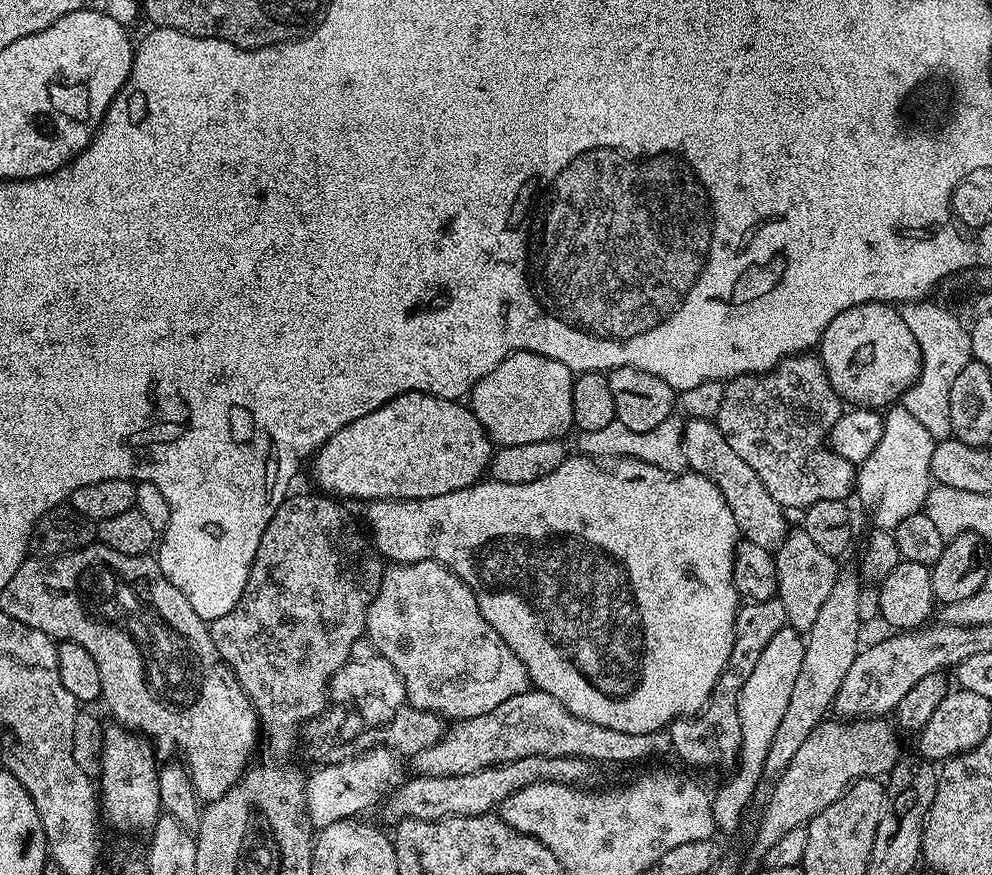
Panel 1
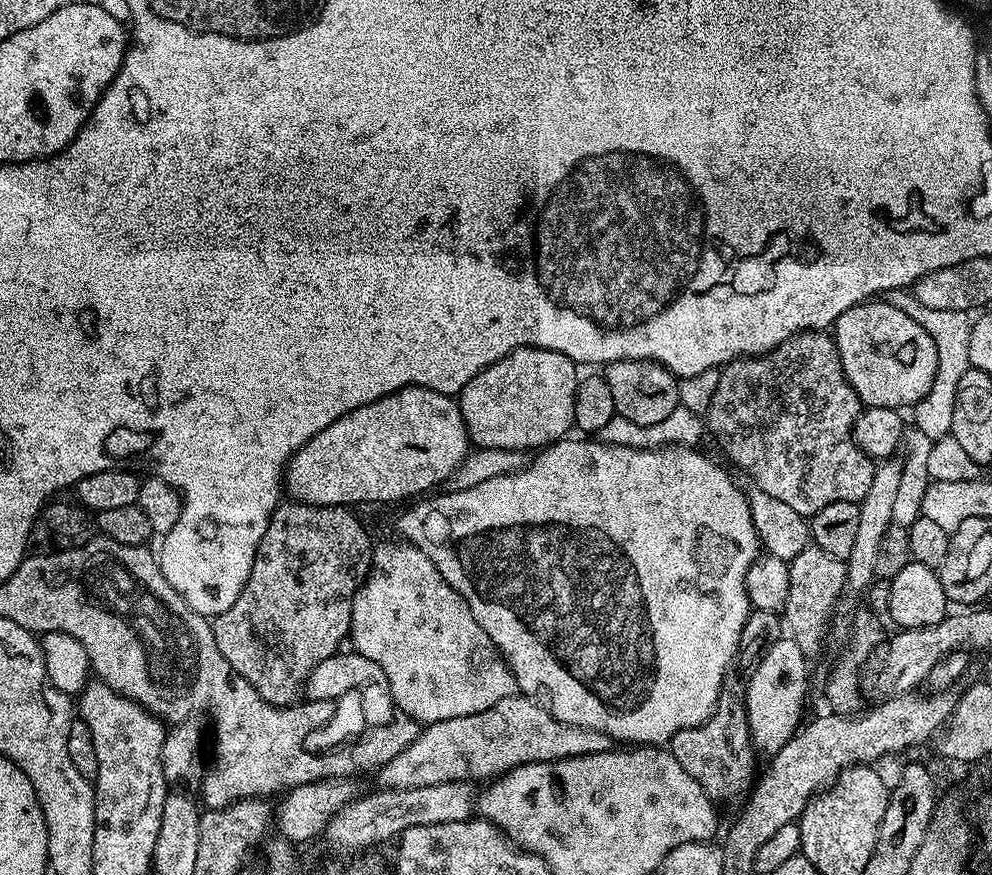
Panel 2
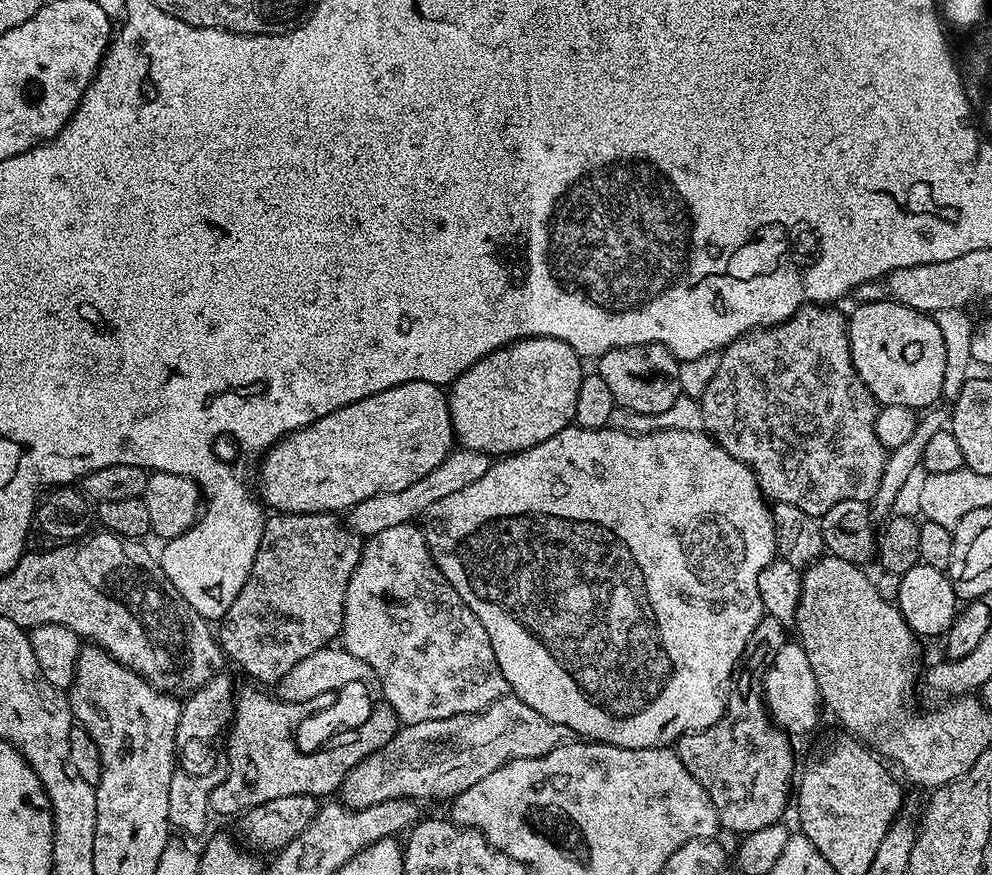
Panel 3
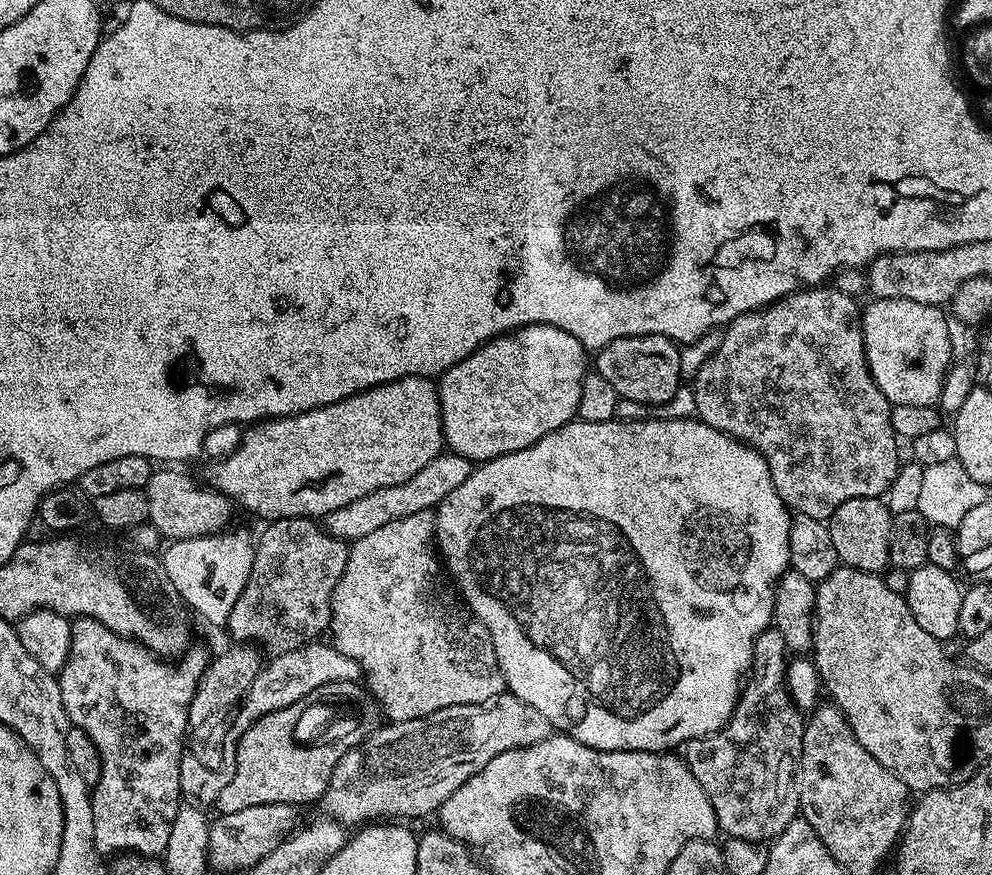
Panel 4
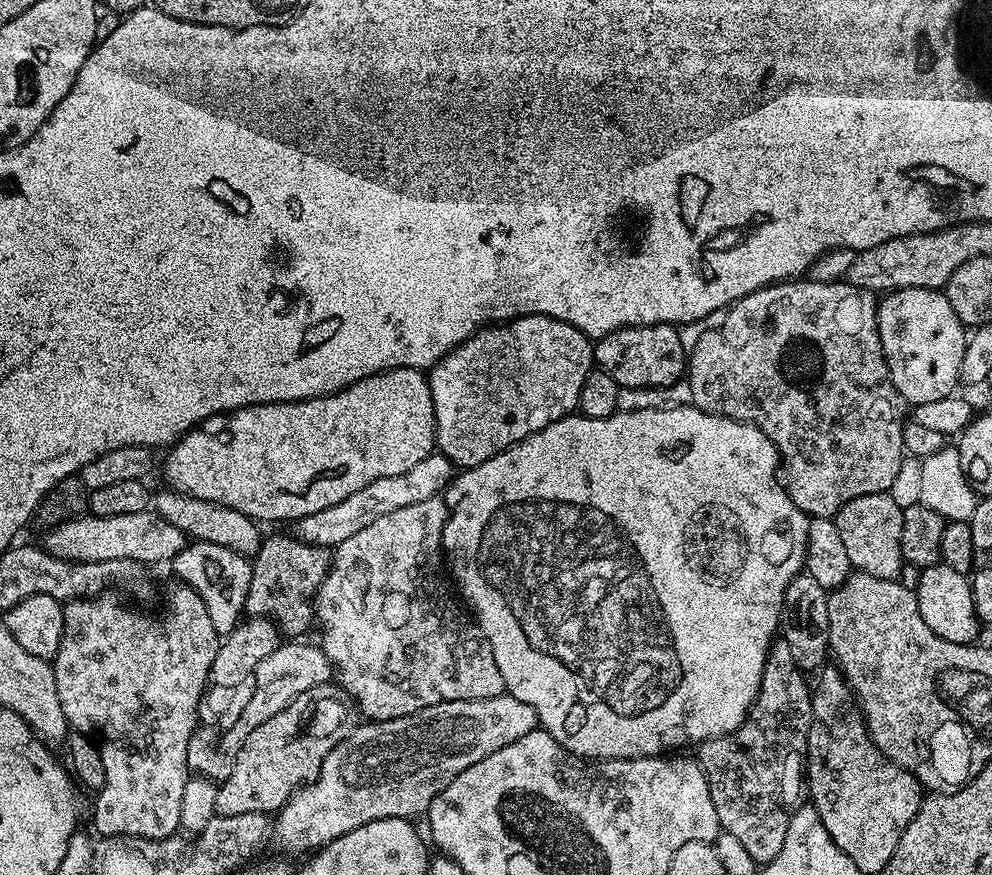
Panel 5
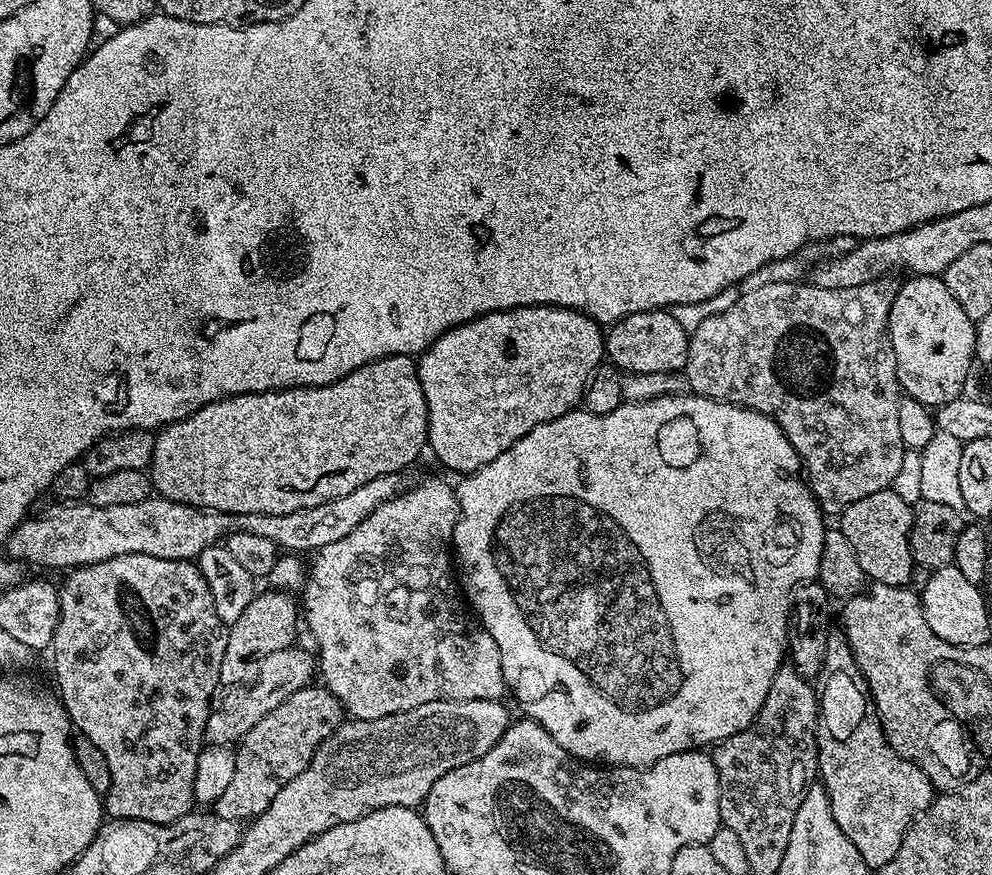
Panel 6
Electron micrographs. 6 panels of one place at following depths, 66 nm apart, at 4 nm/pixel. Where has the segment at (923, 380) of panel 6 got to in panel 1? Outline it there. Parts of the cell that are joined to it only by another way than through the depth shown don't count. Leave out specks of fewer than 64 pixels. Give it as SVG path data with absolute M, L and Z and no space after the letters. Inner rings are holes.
M873 302L850 306L850 310L842 310L830 326L826 326L824 335L820 337L818 355L827 370L830 384L834 386L841 401L857 408L884 410L895 405L909 387L920 378L921 351L919 342L910 332L910 326L902 319L899 311L891 303Z

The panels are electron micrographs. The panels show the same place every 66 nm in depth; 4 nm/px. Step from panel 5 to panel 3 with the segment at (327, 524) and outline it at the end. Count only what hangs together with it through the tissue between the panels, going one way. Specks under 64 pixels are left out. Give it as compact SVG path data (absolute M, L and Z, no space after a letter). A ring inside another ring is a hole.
M459 446L453 447L440 466L434 466L426 478L418 478L418 482L413 482L411 486L406 486L406 490L394 490L386 494L374 494L374 498L362 498L353 508L349 508L346 513L346 523L357 536L367 538L382 534L382 530L391 530L394 526L402 526L419 521L434 502L442 502L449 494L454 494L457 490L462 490L466 486L474 486L486 470L494 463L493 457L487 456L485 452L470 450Z

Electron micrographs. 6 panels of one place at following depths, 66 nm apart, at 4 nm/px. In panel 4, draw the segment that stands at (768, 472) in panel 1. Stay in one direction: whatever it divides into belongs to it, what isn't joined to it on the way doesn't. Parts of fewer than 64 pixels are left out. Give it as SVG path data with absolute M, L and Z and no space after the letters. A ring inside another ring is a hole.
M805 286L799 292L791 292L788 296L783 296L782 299L775 300L774 303L759 308L756 312L742 314L723 329L724 337L722 335L719 337L710 359L694 373L696 416L704 423L714 426L719 432L724 432L740 441L741 444L747 444L749 448L754 448L757 452L762 453L764 461L768 463L770 478L774 482L778 494L793 513L818 518L825 522L832 517L838 506L842 506L842 502L850 502L850 498L883 497L902 467L900 452L896 449L898 437L892 428L894 405L886 398L886 394L882 394L882 390L878 390L878 382L874 382L872 372L868 368L864 336L858 330L848 332L848 327L851 324L853 327L858 316L858 304L857 308L855 304L857 301L852 298L842 298L839 287L828 287Z

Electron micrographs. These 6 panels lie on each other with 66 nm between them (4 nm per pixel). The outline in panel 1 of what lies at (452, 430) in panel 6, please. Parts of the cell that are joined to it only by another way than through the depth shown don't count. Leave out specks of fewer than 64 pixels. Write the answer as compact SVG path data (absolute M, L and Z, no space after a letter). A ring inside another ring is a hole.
M511 352L486 378L473 386L470 393L470 407L478 422L488 433L489 440L496 446L522 446L530 442L560 440L568 431L573 431L572 423L572 382L574 374L562 362L546 358L533 352Z

